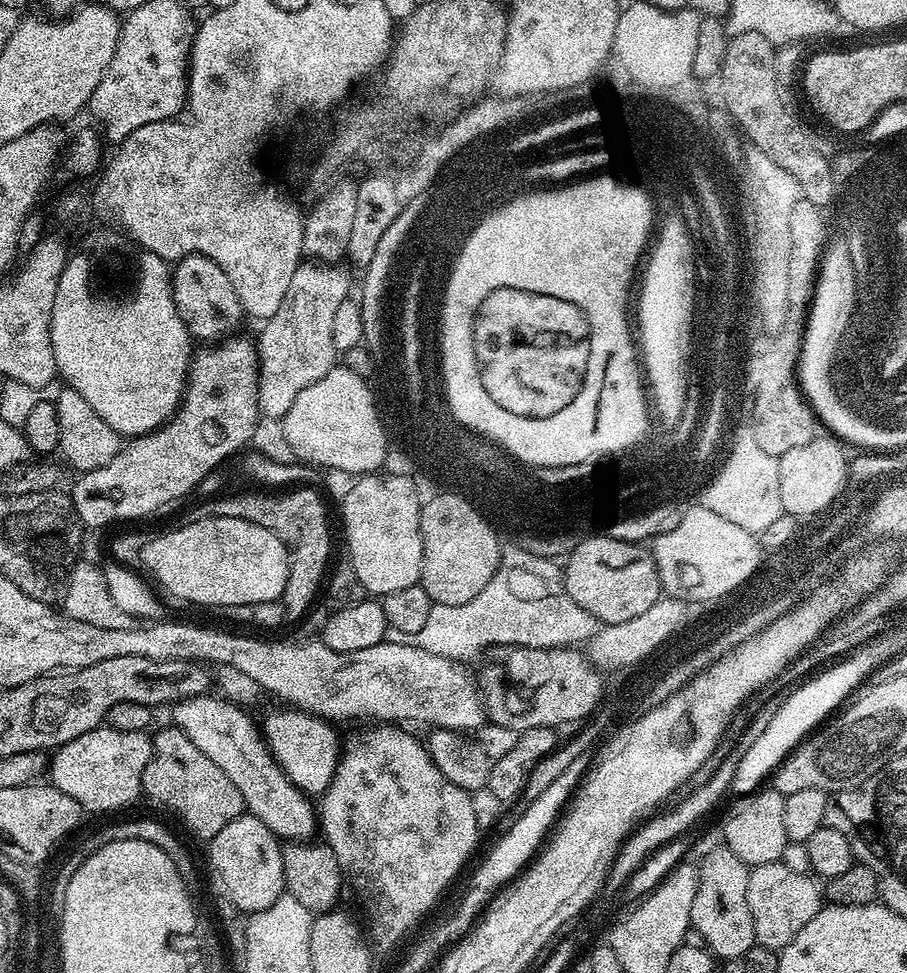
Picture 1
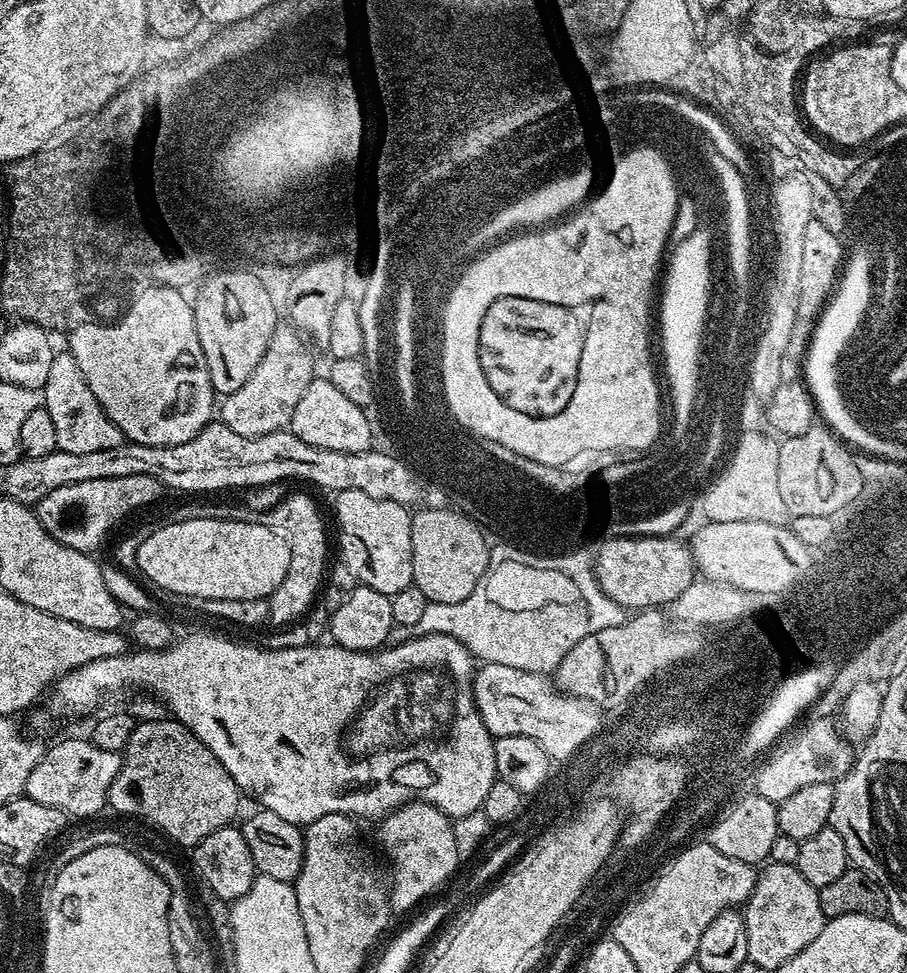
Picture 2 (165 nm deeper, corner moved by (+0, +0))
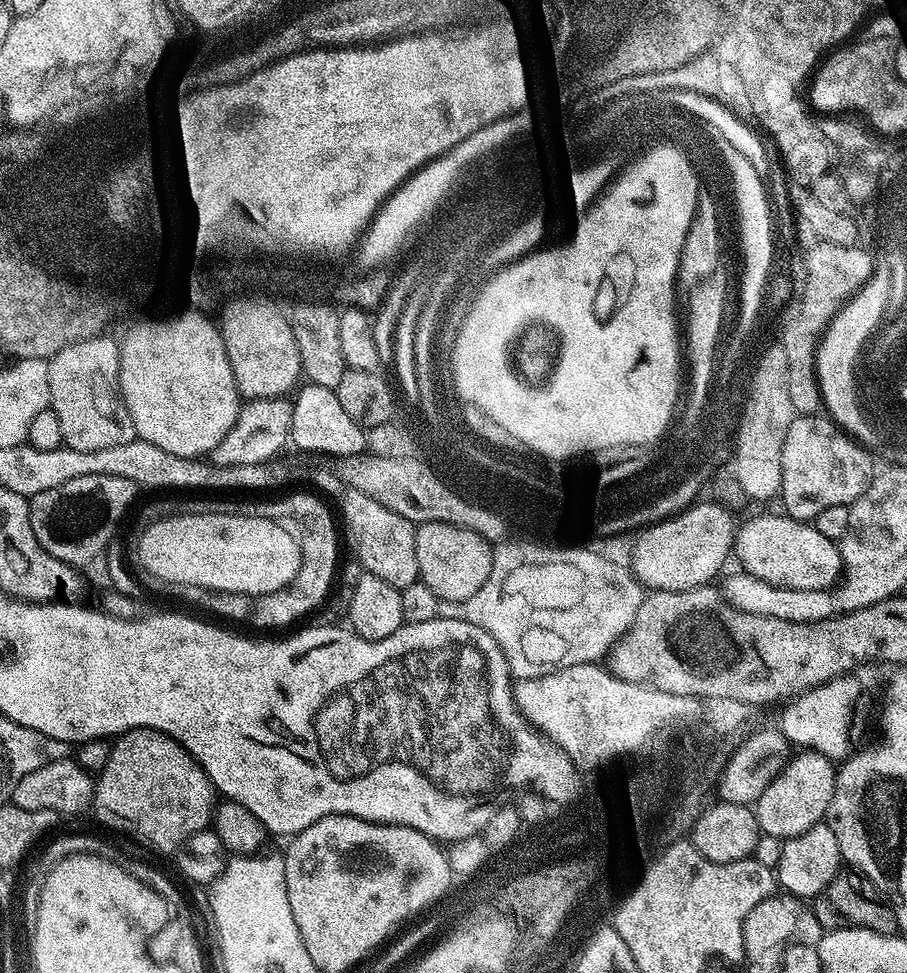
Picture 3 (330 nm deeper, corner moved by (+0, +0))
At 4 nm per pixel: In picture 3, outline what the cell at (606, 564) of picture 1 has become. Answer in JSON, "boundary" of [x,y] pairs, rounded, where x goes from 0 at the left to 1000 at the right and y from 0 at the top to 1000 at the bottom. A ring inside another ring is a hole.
{"boundary":[[[764,517],[754,525],[741,529],[735,534],[725,535],[711,542],[705,548],[701,555],[701,564],[697,567],[697,580],[695,587],[711,605],[725,608],[746,608],[748,606],[761,606],[762,604],[774,604],[786,599],[785,596],[798,584],[803,571],[808,570],[811,549],[814,546],[814,534],[807,531],[803,522],[794,518]]]}

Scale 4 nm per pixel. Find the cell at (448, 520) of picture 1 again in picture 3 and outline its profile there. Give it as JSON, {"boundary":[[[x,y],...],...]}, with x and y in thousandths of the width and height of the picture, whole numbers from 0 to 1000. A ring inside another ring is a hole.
{"boundary":[[[470,536],[459,544],[456,565],[461,569],[461,590],[463,596],[485,618],[514,619],[540,594],[544,560],[533,555],[523,545],[499,544],[479,536]]]}

